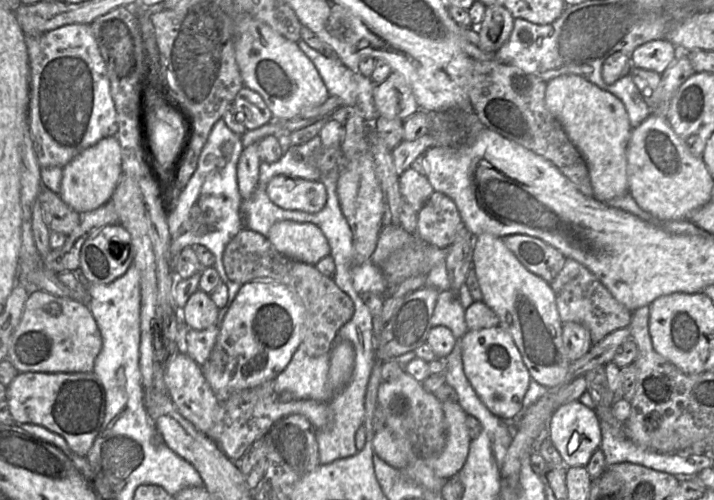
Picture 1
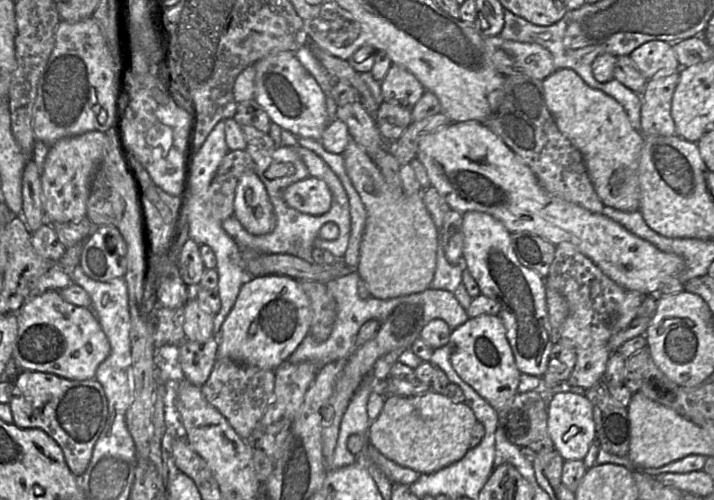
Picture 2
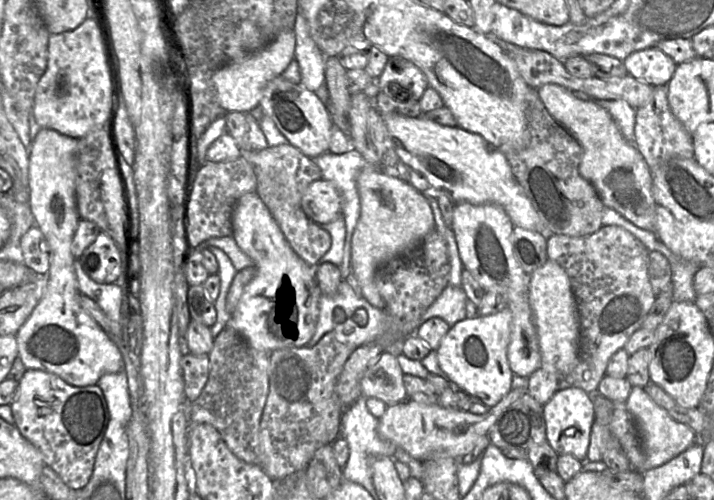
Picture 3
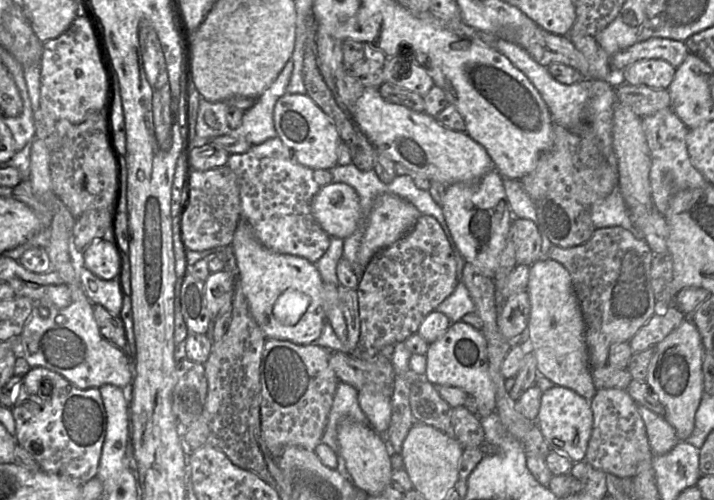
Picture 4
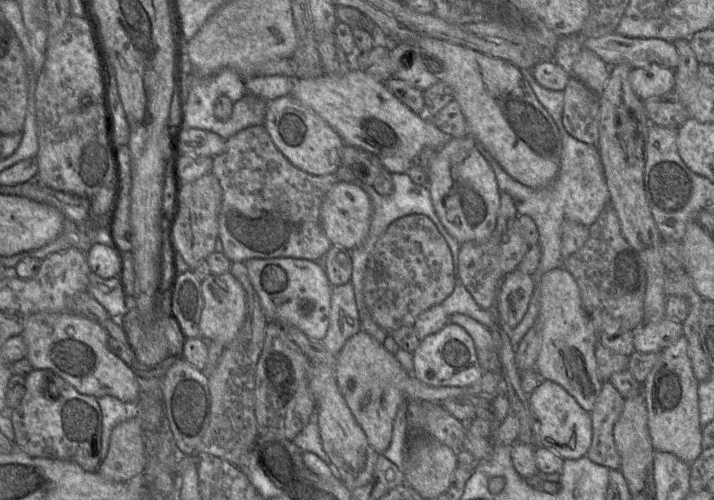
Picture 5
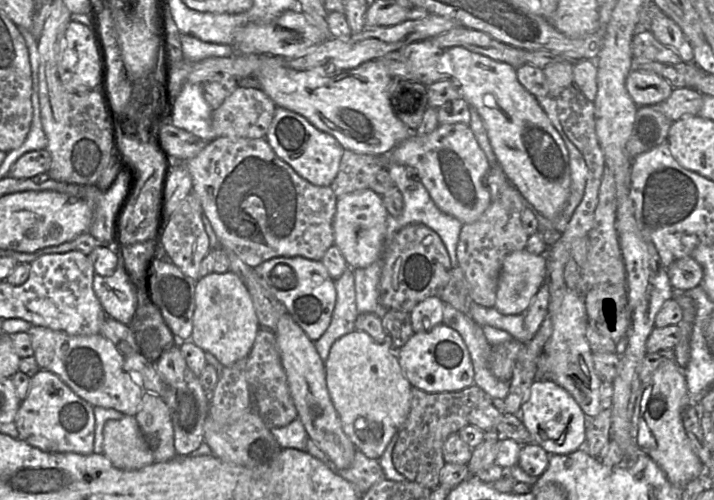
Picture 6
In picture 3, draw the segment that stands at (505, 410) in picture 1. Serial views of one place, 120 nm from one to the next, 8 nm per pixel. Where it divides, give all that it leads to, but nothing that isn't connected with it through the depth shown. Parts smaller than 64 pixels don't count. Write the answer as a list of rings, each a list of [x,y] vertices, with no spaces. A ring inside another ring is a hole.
[[[508,307],[495,314],[466,318],[450,327],[436,350],[439,367],[448,379],[466,394],[479,398],[482,404],[489,408],[496,405],[512,389],[513,372],[507,358],[511,325],[512,313]]]

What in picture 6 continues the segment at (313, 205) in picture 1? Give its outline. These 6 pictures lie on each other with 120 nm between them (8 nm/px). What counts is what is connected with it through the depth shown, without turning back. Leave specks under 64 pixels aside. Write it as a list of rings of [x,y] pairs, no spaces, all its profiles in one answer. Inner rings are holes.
[[[370,188],[337,198],[333,220],[334,245],[339,248],[349,267],[364,268],[382,257],[387,215],[382,196]]]

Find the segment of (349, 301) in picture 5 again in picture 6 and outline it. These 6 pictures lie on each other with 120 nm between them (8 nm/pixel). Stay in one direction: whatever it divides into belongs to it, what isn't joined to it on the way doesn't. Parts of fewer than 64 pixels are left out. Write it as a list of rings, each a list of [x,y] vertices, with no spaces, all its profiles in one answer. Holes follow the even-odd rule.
[[[346,268],[343,274],[334,280],[336,304],[331,322],[322,336],[314,342],[315,348],[323,362],[327,360],[333,343],[340,337],[355,330],[358,316],[356,290],[353,269]]]

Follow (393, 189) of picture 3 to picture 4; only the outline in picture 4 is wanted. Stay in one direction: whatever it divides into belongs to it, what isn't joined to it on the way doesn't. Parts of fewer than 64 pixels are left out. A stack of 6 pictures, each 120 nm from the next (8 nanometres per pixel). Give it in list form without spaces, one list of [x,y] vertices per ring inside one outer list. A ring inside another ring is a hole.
[[[395,194],[378,195],[374,200],[358,249],[359,263],[366,268],[378,251],[410,232],[421,215],[412,203]]]

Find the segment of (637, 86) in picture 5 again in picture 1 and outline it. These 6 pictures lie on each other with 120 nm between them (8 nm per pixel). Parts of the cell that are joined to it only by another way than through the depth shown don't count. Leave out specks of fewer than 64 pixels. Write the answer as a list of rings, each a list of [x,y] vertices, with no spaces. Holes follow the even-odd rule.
[[[664,39],[638,46],[630,54],[632,65],[662,74],[679,56],[679,49]]]

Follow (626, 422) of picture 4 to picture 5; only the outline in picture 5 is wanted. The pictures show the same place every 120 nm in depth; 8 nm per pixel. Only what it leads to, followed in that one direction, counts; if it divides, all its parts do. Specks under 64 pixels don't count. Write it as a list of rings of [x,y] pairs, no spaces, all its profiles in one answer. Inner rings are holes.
[[[604,381],[601,392],[590,413],[592,443],[586,456],[610,470],[621,469],[621,457],[614,441],[614,426],[624,408],[625,398],[613,384]]]

